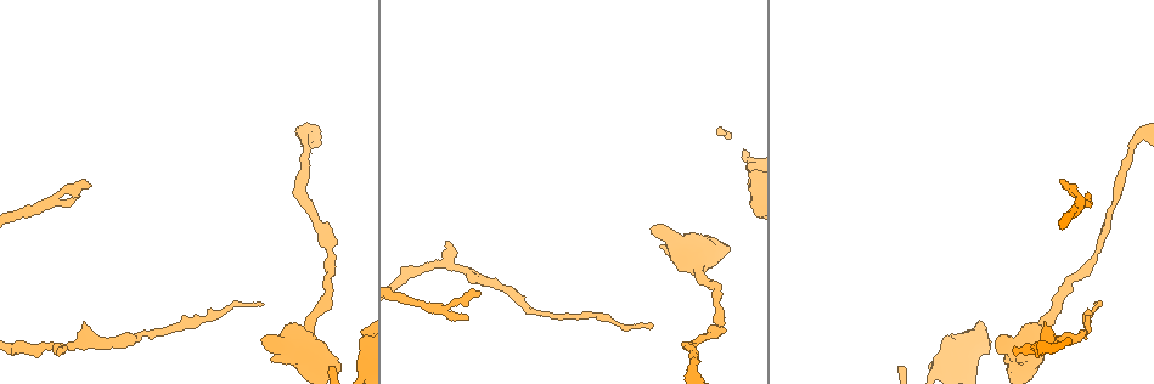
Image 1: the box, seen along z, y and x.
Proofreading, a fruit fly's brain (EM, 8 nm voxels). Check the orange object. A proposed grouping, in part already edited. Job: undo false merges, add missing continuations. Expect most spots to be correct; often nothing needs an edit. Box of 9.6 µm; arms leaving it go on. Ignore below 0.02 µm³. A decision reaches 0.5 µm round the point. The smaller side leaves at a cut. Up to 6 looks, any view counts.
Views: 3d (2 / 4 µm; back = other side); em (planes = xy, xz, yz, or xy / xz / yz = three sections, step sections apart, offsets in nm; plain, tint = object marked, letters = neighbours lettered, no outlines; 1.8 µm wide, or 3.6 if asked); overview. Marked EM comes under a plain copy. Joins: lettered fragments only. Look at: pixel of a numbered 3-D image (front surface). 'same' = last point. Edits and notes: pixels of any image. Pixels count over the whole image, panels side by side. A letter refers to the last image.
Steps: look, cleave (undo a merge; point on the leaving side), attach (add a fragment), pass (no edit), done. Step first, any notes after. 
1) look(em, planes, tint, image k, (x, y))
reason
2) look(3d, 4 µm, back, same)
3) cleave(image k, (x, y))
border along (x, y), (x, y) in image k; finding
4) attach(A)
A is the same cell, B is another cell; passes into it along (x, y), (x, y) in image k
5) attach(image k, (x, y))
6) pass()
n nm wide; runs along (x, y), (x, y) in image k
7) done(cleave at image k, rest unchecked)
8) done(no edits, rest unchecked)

look(em, planes, letters, image 1, (695, 366))
sharp bend

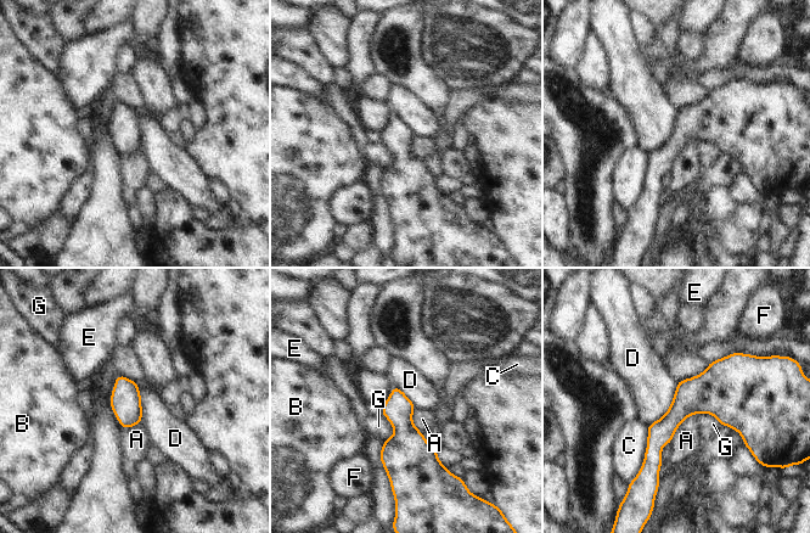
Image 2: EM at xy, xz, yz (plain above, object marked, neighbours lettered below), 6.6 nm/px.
pass()
A, B, C, D, E, F and G are other cells; continuous, no second cell

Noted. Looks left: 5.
look(em, planes, tint, image 1, (998, 340))
stops while still wide

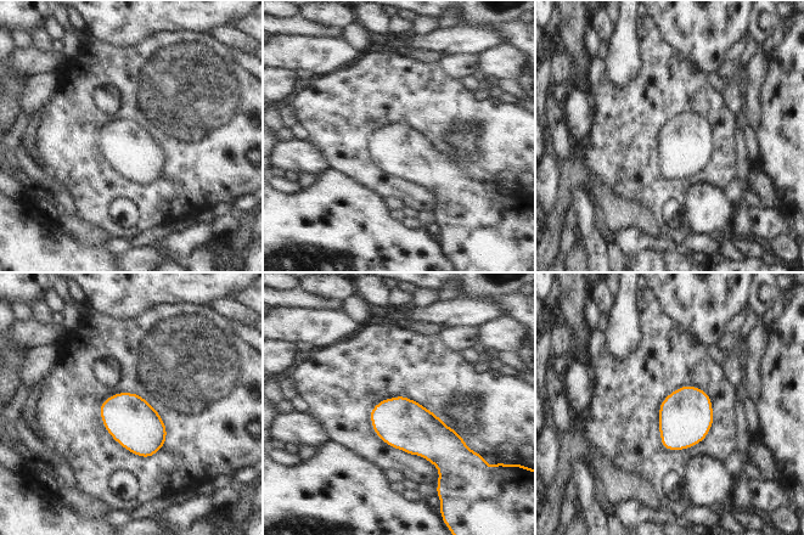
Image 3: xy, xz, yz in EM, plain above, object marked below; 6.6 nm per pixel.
look(em, planes, letters, same)

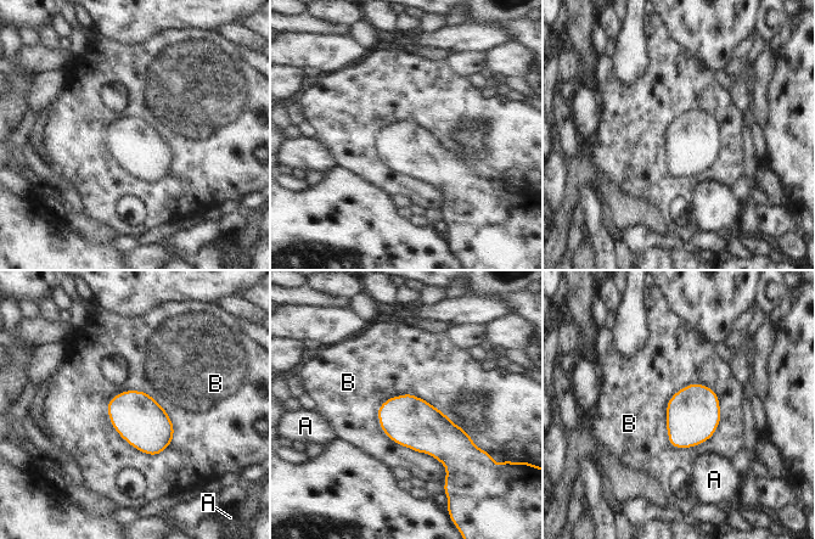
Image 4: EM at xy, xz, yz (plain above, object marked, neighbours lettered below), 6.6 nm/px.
pass()
A and B are other cells; none of them fits

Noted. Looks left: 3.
look(em, planes, tint, image 1, (468, 320))
branch stops here

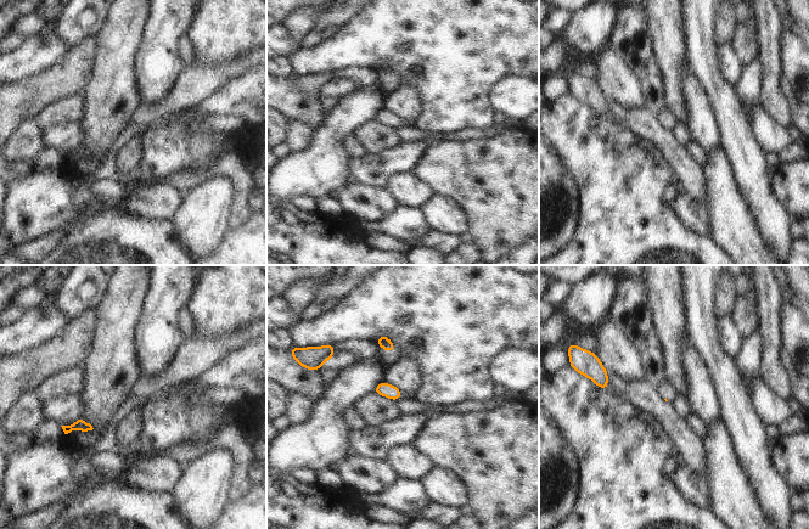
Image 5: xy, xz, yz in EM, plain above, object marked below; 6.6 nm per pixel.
look(em, planes, letters, same)
see the neighbours

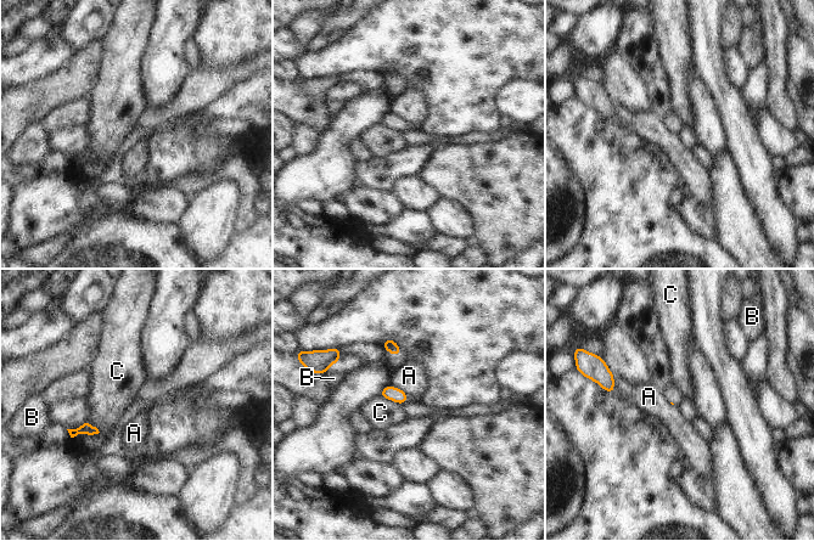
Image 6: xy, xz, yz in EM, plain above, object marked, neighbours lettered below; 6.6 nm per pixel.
pass()
A, B and C are other cells; border along (389, 383), (400, 388), (409, 396) in image 6; no lettered fragment goes on from it

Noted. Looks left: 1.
done(no edits, rest unchecked)

